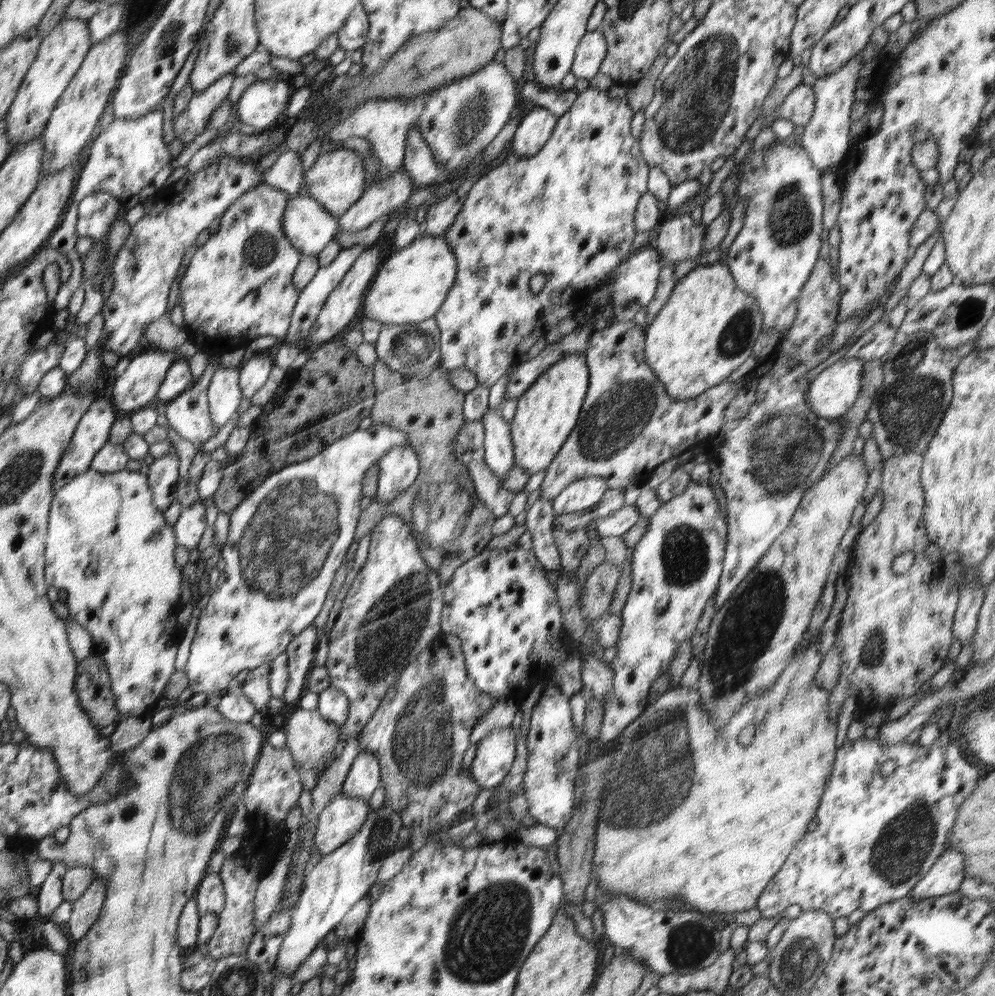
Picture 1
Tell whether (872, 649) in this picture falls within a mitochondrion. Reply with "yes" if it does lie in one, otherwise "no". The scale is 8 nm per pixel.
yes

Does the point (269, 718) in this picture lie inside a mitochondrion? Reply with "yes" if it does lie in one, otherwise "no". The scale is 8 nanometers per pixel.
no

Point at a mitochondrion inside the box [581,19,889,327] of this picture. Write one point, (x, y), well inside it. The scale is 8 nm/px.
(692, 104)

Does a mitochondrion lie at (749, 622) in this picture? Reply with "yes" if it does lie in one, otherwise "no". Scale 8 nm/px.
yes

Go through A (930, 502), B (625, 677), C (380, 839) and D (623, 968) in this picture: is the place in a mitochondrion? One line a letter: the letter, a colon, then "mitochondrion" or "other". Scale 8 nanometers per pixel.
A: other
B: other
C: mitochondrion
D: other

